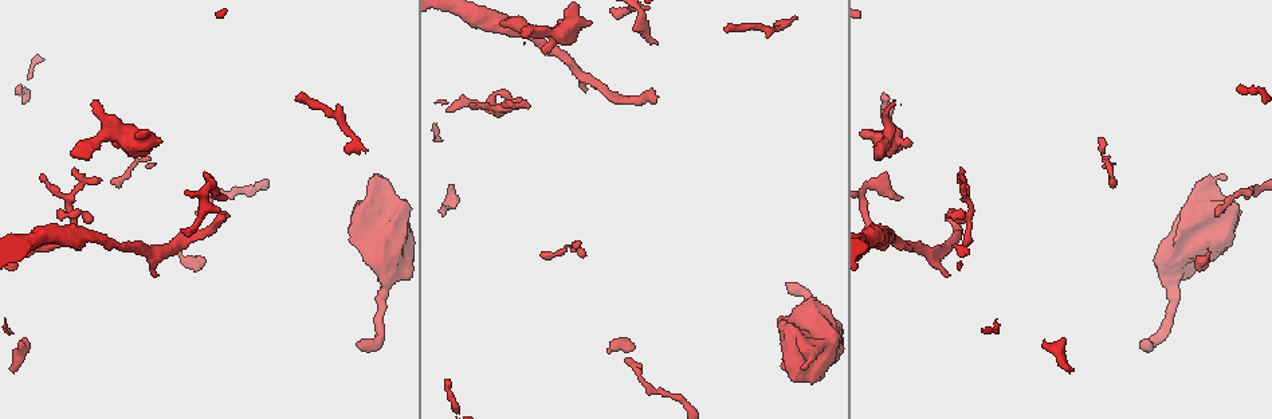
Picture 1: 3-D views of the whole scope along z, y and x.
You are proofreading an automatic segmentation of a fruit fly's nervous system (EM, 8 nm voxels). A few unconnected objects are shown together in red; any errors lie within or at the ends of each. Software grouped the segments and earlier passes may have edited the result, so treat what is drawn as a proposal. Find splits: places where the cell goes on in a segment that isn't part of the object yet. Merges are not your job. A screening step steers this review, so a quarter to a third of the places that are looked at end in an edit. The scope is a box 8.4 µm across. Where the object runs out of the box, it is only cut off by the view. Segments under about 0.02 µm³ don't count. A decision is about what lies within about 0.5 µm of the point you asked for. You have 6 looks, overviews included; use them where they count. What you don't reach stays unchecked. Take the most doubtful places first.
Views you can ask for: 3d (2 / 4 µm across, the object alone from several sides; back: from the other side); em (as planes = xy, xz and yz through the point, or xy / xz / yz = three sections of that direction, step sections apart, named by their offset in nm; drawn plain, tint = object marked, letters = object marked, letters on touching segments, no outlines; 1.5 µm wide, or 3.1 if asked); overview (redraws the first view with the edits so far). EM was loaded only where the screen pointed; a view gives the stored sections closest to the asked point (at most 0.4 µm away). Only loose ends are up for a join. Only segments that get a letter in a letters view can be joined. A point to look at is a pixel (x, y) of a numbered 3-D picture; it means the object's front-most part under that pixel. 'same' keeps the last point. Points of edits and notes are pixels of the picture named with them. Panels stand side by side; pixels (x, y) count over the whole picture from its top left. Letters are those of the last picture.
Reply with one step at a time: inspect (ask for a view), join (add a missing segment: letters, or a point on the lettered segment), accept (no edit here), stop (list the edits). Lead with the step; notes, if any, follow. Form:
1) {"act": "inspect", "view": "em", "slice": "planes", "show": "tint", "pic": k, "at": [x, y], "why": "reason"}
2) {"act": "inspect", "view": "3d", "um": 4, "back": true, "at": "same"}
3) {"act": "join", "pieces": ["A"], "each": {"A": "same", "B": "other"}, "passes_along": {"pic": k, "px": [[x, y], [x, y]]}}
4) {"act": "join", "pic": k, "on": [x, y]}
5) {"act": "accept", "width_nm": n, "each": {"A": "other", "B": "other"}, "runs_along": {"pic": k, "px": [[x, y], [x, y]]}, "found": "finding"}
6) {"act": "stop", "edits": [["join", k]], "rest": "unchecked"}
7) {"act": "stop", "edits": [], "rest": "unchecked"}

{"act": "inspect", "view": "em", "slice": "planes", "show": "letters", "pic": 1, "at": [1139, 346], "why": "long arm stops here"}

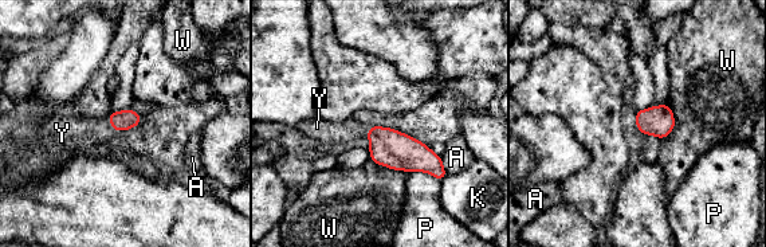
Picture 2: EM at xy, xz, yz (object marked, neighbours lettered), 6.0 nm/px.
{"act": "join", "pieces": ["Y"], "each": {"A": "other", "K": "other", "P": "other", "W": "other", "Y": "same"}, "passes_along": {"pic": 2, "px": [[125, 120], [112, 125], [71, 134]]}, "found": "the cell continues"}

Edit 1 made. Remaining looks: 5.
{"act": "inspect", "view": "overview", "why": "see it whole again"}

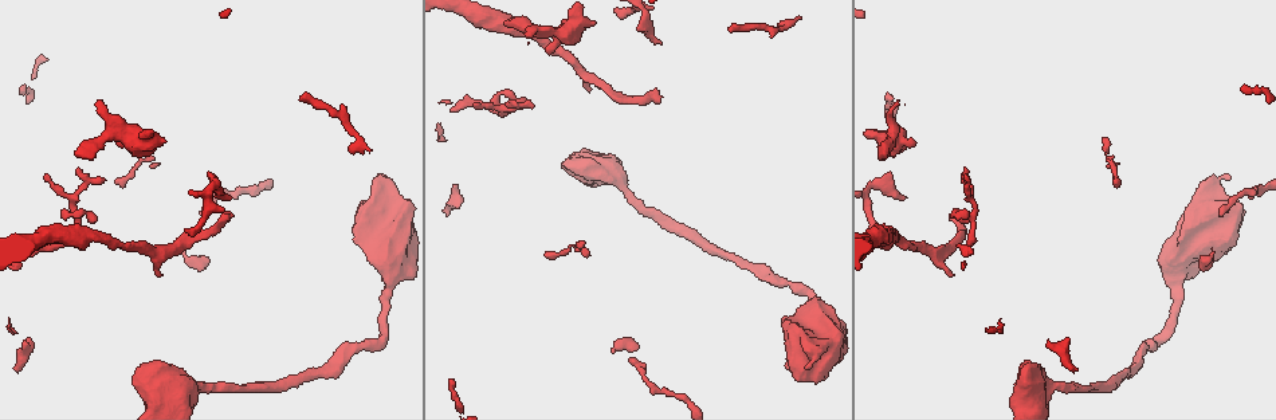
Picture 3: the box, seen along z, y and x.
{"act": "inspect", "view": "3d", "um": 4, "pic": 3, "at": [229, 214], "why": "thin end"}

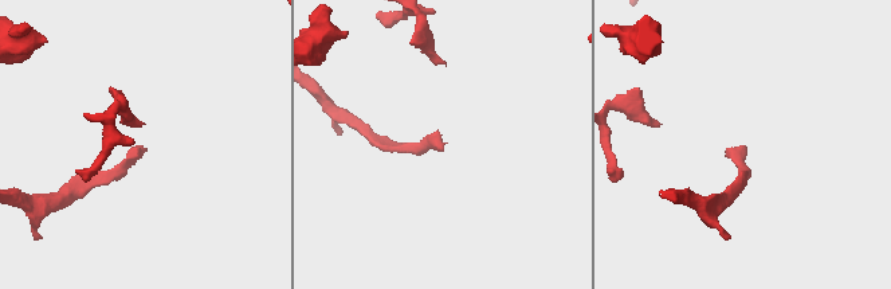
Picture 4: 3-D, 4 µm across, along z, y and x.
{"act": "inspect", "view": "em", "slice": "xz", "step": 4, "show": "tint", "pic": 4, "at": [441, 151]}

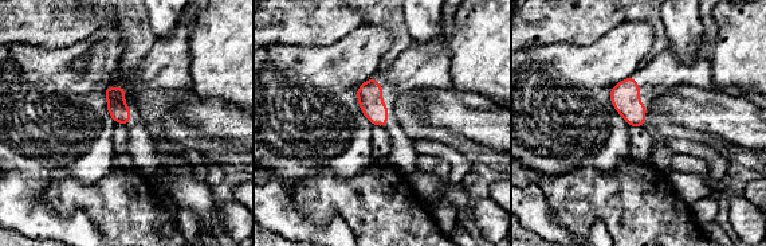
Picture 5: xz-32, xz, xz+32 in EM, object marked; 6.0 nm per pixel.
{"act": "inspect", "view": "em", "slice": "planes", "show": "letters", "at": "same", "why": "another direction"}

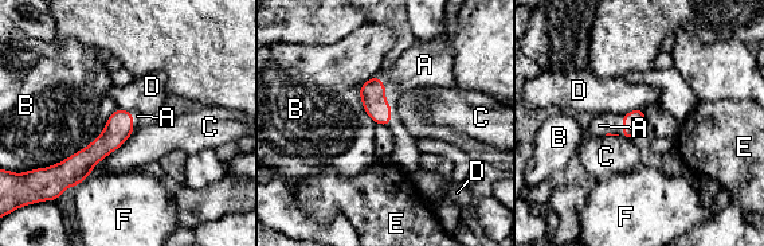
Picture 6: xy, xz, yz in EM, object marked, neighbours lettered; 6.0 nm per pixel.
{"act": "join", "pieces": ["A"], "width_nm": 140, "each": {"A": "same", "B": "other", "C": "other", "D": "other", "E": "other", "F": "other"}, "found": "the cell continues"}

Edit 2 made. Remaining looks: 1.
{"act": "stop", "edits": [["join", 2], ["join", 6]], "rest": "unchecked"}

